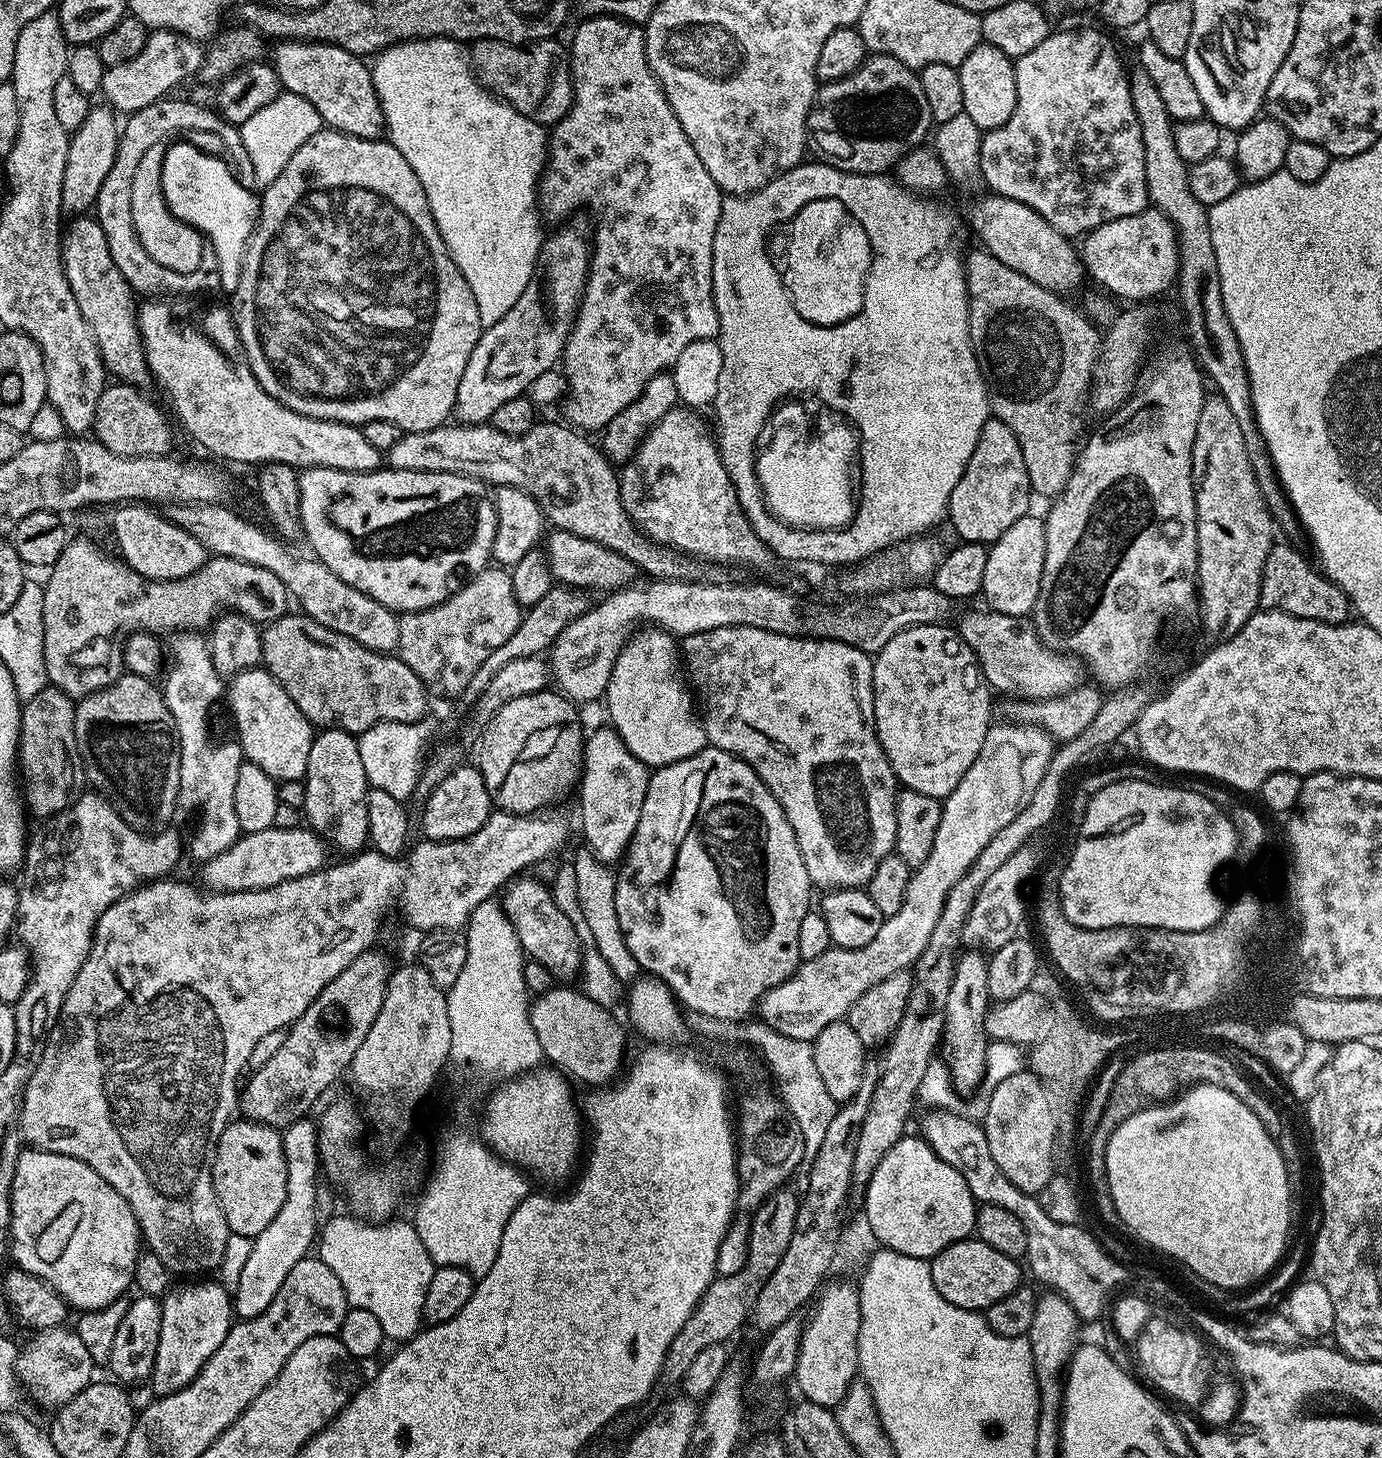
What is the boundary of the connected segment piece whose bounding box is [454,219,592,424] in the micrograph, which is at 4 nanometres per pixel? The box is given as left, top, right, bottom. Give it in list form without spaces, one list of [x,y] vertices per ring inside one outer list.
[[[573,219],[573,224],[565,223],[556,233],[549,235],[540,247],[540,257],[536,263],[534,274],[522,290],[522,298],[510,306],[510,311],[494,326],[484,328],[478,338],[478,346],[474,346],[474,354],[470,354],[470,362],[466,362],[466,371],[462,373],[462,382],[458,382],[458,394],[454,416],[462,424],[483,424],[491,421],[492,415],[500,406],[509,400],[525,395],[531,389],[536,378],[553,371],[561,363],[564,344],[572,324],[576,320],[576,311],[580,309],[580,300],[584,296],[584,287],[588,281],[588,262],[592,259],[590,228],[582,221]]]

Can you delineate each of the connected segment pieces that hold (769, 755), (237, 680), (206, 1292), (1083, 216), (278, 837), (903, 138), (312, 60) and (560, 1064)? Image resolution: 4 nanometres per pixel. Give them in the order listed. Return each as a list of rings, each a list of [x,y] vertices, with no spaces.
[[[726,626],[716,630],[706,630],[698,634],[690,634],[683,637],[682,640],[682,663],[686,669],[687,679],[690,681],[691,687],[694,689],[695,695],[698,697],[698,704],[704,707],[702,711],[702,723],[704,732],[708,736],[708,744],[714,748],[721,748],[727,752],[732,752],[740,760],[754,769],[758,774],[758,778],[762,778],[762,782],[770,790],[770,794],[774,794],[776,801],[782,806],[782,810],[786,814],[786,818],[790,822],[790,826],[794,830],[794,838],[798,838],[798,850],[802,850],[802,862],[806,862],[806,874],[810,874],[813,885],[820,890],[835,890],[838,888],[864,888],[868,879],[874,874],[874,870],[878,870],[878,862],[882,862],[882,858],[886,858],[896,847],[896,794],[898,791],[898,781],[894,770],[890,766],[890,762],[886,758],[886,754],[882,750],[882,746],[878,742],[878,734],[876,733],[876,723],[874,722],[874,694],[872,693],[872,662],[873,657],[869,653],[858,650],[854,646],[850,646],[841,640],[822,640],[819,638],[809,638],[807,636],[789,637],[786,634],[778,634],[770,630],[758,630],[754,626]]]
[[[263,666],[251,668],[242,674],[231,677],[226,688],[227,700],[229,706],[232,707],[232,716],[236,719],[236,728],[240,731],[238,743],[244,752],[245,761],[266,770],[266,774],[270,774],[272,779],[277,782],[303,780],[306,766],[310,762],[310,746],[314,739],[314,725],[311,720],[305,718],[302,710],[298,710],[298,706],[294,706],[290,694],[286,694],[284,687],[270,675],[267,668]]]
[[[204,1278],[201,1284],[184,1284],[181,1288],[169,1287],[162,1297],[162,1334],[158,1334],[158,1354],[154,1358],[154,1370],[150,1377],[156,1396],[174,1394],[185,1388],[198,1375],[202,1366],[226,1342],[226,1334],[234,1323],[234,1300],[229,1289],[212,1278]]]
[[[1076,28],[1073,32],[1058,32],[1053,31],[1051,35],[1046,37],[1044,42],[1030,50],[1028,54],[1022,54],[1014,60],[1016,65],[1016,85],[1018,86],[1018,98],[1014,106],[1014,114],[1010,114],[1010,118],[1006,121],[1001,128],[995,128],[989,132],[984,132],[980,137],[980,176],[989,184],[991,191],[997,196],[1005,196],[1019,204],[1030,206],[1030,210],[1034,210],[1038,214],[1042,214],[1042,218],[1046,222],[1050,222],[1050,226],[1054,230],[1058,230],[1061,236],[1069,238],[1080,238],[1089,232],[1093,232],[1098,226],[1102,226],[1106,222],[1114,222],[1114,218],[1126,218],[1126,214],[1138,214],[1142,209],[1149,207],[1150,201],[1148,198],[1148,191],[1146,190],[1146,170],[1144,169],[1144,147],[1142,146],[1142,130],[1138,126],[1138,114],[1134,112],[1134,102],[1130,96],[1130,72],[1129,69],[1124,69],[1124,64],[1120,61],[1120,52],[1112,45],[1112,40],[1108,36],[1103,36],[1096,28]]]
[[[273,826],[257,832],[245,832],[239,840],[235,840],[230,847],[222,850],[222,854],[199,865],[199,883],[209,892],[249,892],[278,886],[287,880],[309,876],[311,872],[325,867],[327,851],[329,852],[329,849],[322,837],[307,826]]]
[[[869,55],[864,65],[854,74],[841,80],[827,81],[817,91],[816,101],[808,115],[808,139],[810,148],[817,152],[823,163],[843,172],[853,172],[859,176],[874,176],[887,173],[887,168],[895,169],[903,156],[913,148],[921,147],[929,139],[934,125],[930,105],[922,90],[919,75],[898,58],[885,55]]]
[[[285,40],[275,47],[270,52],[270,63],[276,69],[281,89],[306,98],[329,129],[367,140],[378,140],[385,135],[384,115],[374,90],[372,70],[361,57],[333,44],[306,40]]]
[[[554,986],[549,992],[539,993],[528,1009],[534,1034],[538,1034],[538,1042],[544,1051],[544,1060],[569,1077],[577,1076],[587,1086],[607,1086],[617,1079],[618,1073],[626,1064],[624,1047],[628,1040],[624,1037],[624,1028],[612,1017],[614,1015],[611,1011],[592,1002],[585,992],[568,987],[572,986]]]

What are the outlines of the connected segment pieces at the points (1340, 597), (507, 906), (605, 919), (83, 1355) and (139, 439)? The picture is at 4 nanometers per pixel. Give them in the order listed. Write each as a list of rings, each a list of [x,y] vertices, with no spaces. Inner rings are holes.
[[[1273,543],[1270,554],[1266,554],[1266,566],[1262,566],[1260,608],[1270,612],[1285,612],[1303,620],[1323,624],[1345,623],[1350,616],[1348,595],[1338,584],[1328,579],[1323,571],[1317,570],[1313,561],[1309,560],[1298,549],[1291,548],[1288,544]]]
[[[520,874],[508,881],[502,889],[502,903],[506,918],[514,926],[525,957],[539,962],[550,970],[560,982],[568,982],[581,971],[581,955],[578,934],[566,914],[558,910],[552,897],[551,887],[540,880],[531,880],[528,874]]]
[[[581,850],[576,857],[571,857],[574,866],[575,881],[578,882],[578,900],[582,912],[586,916],[587,925],[594,934],[595,945],[599,953],[606,958],[606,963],[614,970],[614,974],[623,982],[631,982],[641,975],[642,969],[630,954],[630,946],[626,946],[626,938],[622,934],[622,926],[618,926],[618,910],[614,910],[614,890],[616,889],[616,872],[607,864],[603,864],[592,852]]]
[[[66,1326],[41,1329],[16,1359],[16,1375],[21,1387],[42,1406],[60,1407],[74,1398],[93,1379],[94,1365],[76,1332]]]
[[[112,382],[112,383],[109,383],[107,385],[107,387],[105,387],[104,393],[102,393],[102,395],[98,398],[98,406],[96,407],[96,417],[94,418],[94,422],[92,423],[91,431],[94,433],[95,439],[99,440],[100,444],[102,446],[106,446],[106,450],[110,450],[114,454],[122,454],[123,456],[167,456],[167,455],[169,455],[169,453],[171,453],[173,451],[173,449],[172,449],[172,428],[171,428],[170,425],[168,425],[169,417],[166,415],[166,412],[165,412],[165,416],[166,417],[164,417],[163,410],[160,409],[159,406],[156,405],[155,402],[152,401],[150,397],[143,396],[143,394],[140,393],[140,392],[143,392],[143,391],[141,391],[141,389],[139,387],[137,387],[137,385],[134,385],[134,384],[126,384],[126,383],[123,383],[123,382]]]

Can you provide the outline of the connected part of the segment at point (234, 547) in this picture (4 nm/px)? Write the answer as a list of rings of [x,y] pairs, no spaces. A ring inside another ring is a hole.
[[[225,503],[169,504],[166,515],[169,520],[194,534],[194,538],[202,542],[205,553],[234,558],[238,562],[250,562],[250,566],[262,566],[262,570],[270,570],[270,574],[275,574],[286,585],[289,597],[295,603],[296,600],[300,603],[299,611],[314,618],[314,622],[322,622],[322,626],[338,634],[346,634],[354,638],[354,642],[375,652],[392,654],[397,651],[400,625],[397,613],[382,606],[382,602],[374,602],[374,598],[362,594],[362,590],[342,582],[342,578],[338,578],[338,574],[334,574],[334,570],[330,570],[320,560],[309,558],[307,555],[295,556],[288,549],[291,547],[279,535],[271,531],[268,533],[254,521],[231,512]]]

